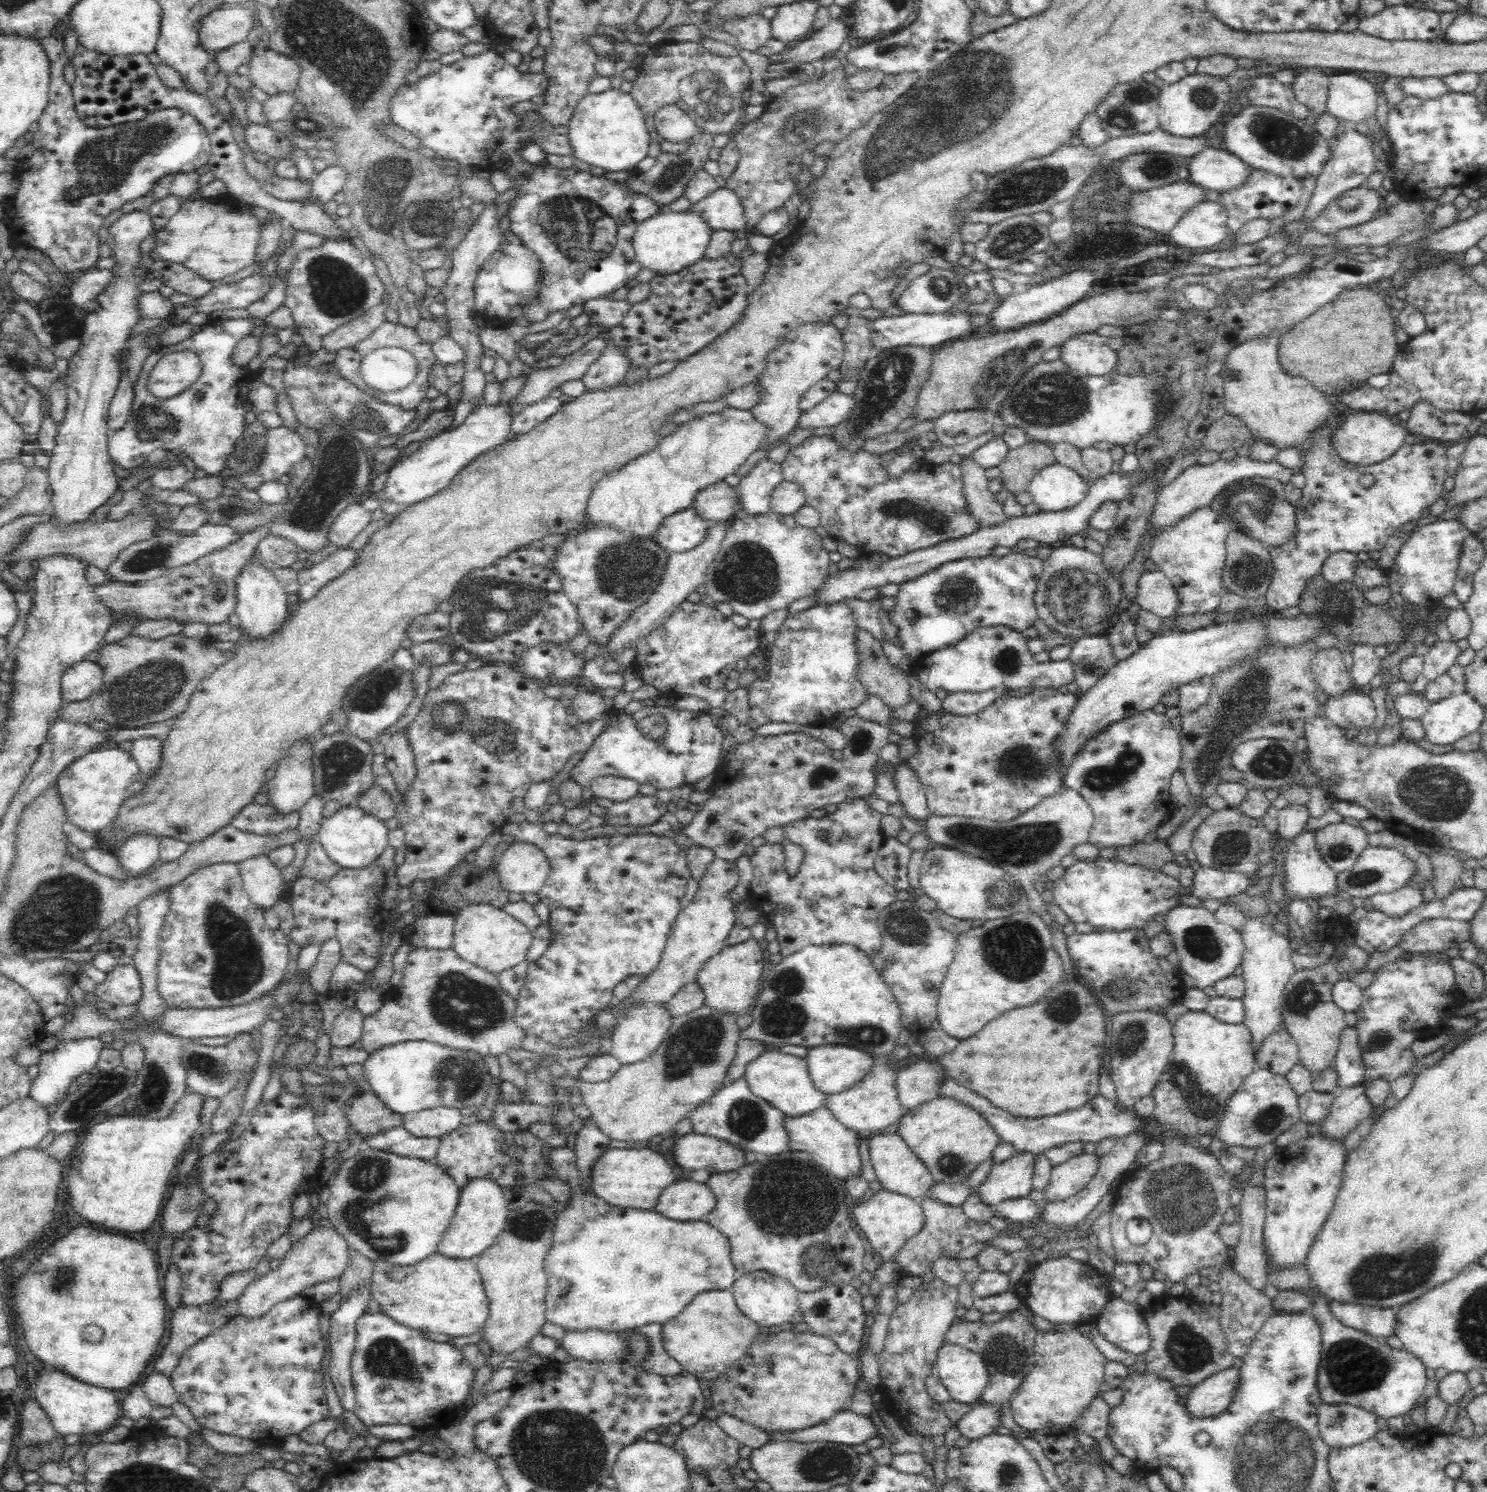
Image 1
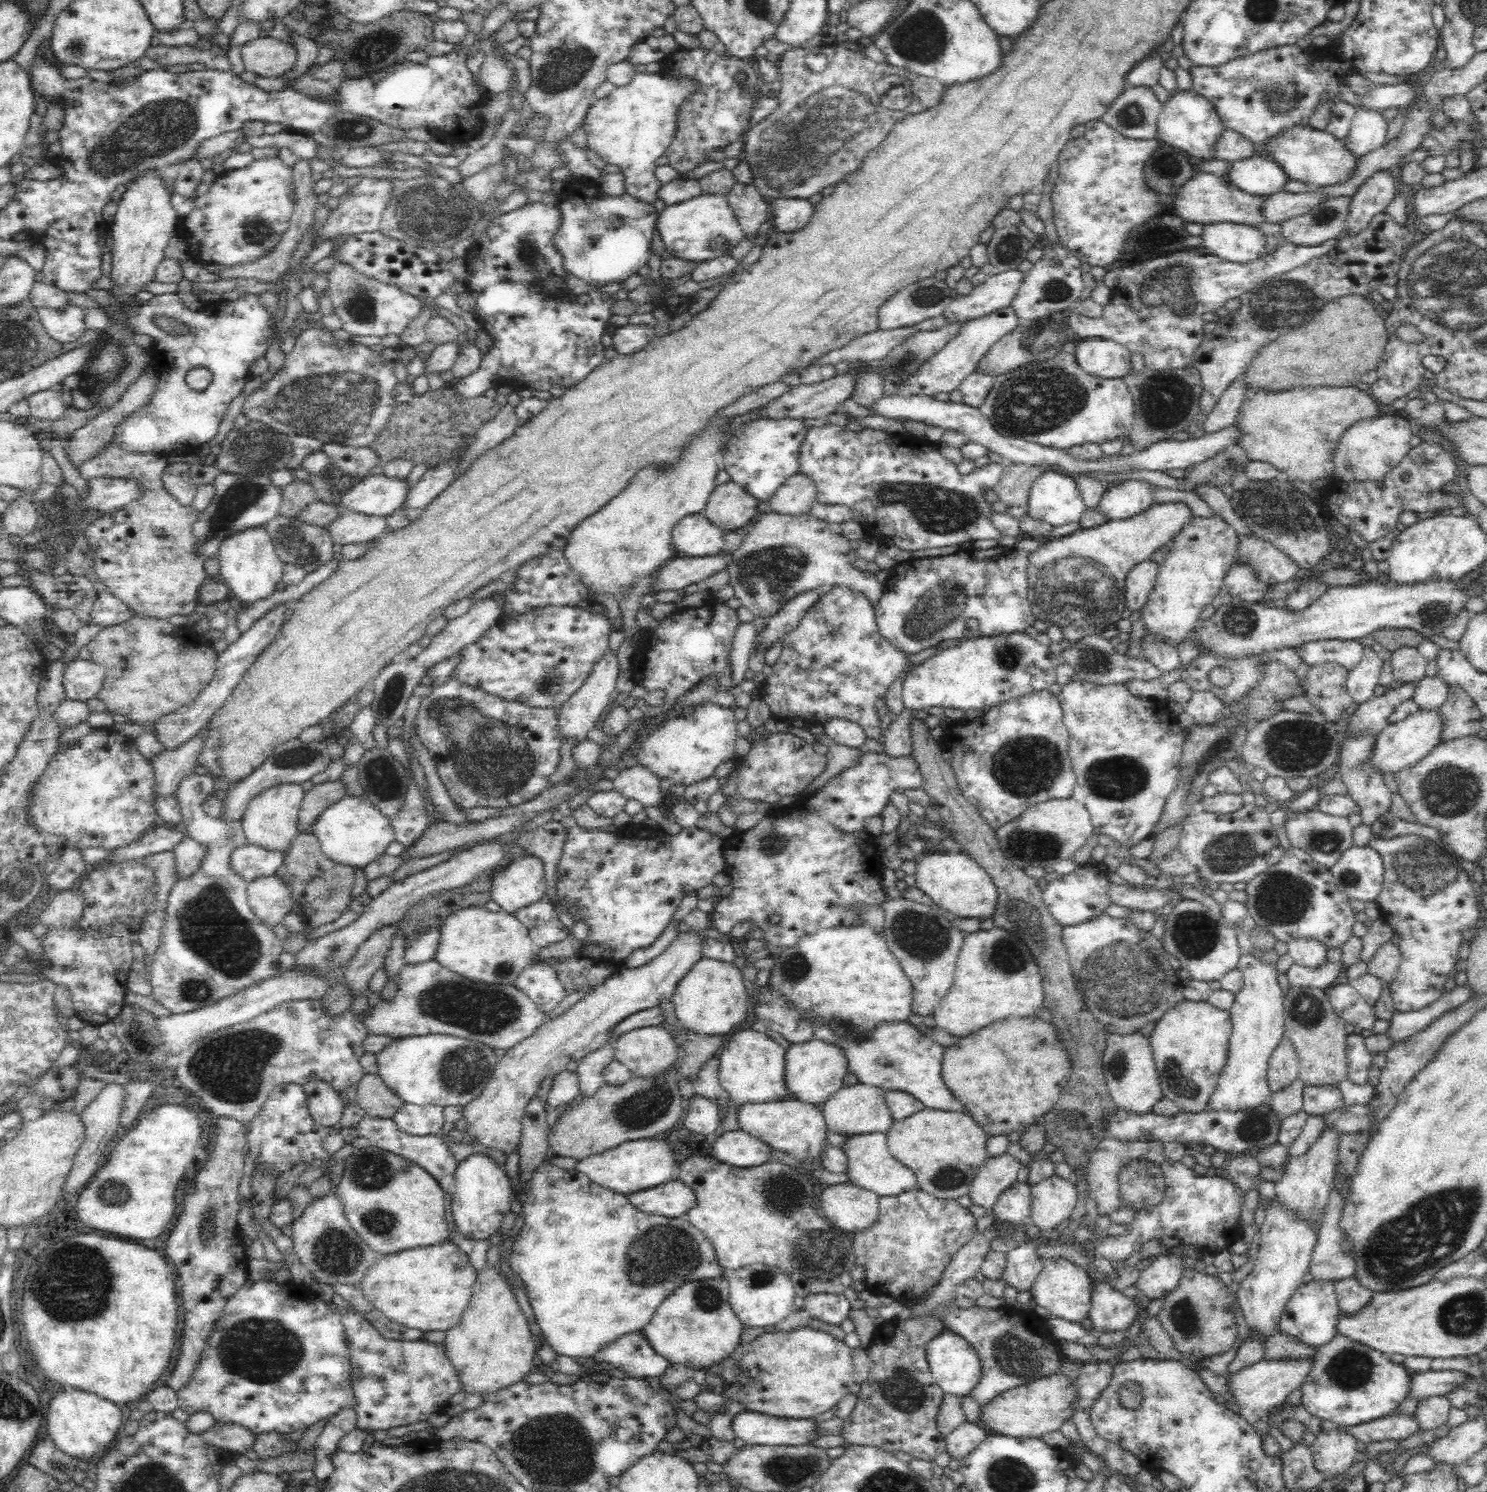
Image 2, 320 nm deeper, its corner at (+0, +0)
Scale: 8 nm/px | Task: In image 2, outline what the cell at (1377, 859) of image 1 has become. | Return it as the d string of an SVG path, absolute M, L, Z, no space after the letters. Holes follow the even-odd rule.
M1353 844L1330 868L1339 890L1365 903L1375 901L1383 889L1383 860L1370 845Z

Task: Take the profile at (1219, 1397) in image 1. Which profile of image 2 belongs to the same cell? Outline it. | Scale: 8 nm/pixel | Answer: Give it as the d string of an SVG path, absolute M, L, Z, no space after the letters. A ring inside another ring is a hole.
M1312 1356L1296 1359L1266 1359L1262 1358L1258 1362L1242 1368L1234 1374L1228 1373L1230 1377L1230 1387L1235 1398L1235 1409L1248 1421L1248 1424L1258 1432L1260 1432L1260 1447L1266 1455L1273 1456L1280 1451L1280 1445L1274 1440L1269 1433L1269 1417L1268 1410L1275 1405L1282 1404L1286 1397L1293 1391L1301 1388L1308 1373L1313 1367Z

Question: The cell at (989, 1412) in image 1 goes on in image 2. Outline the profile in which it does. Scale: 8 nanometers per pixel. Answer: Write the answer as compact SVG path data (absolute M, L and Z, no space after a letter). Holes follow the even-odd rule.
M966 1421L948 1436L945 1436L946 1448L950 1458L967 1457L988 1435L984 1426Z

